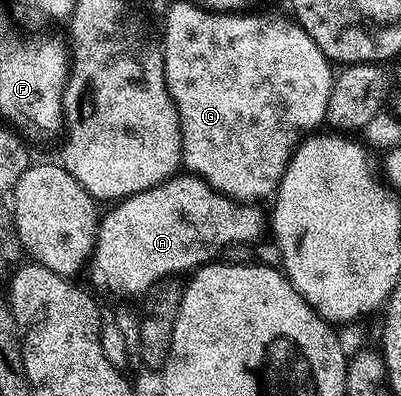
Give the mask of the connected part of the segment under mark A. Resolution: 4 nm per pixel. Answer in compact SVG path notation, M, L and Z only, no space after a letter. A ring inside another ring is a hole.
M177 174L164 180L150 190L142 190L126 196L108 213L101 215L96 230L96 247L90 261L92 276L104 288L112 292L129 292L139 297L147 293L160 280L175 277L176 272L191 273L209 263L215 254L223 253L232 244L252 244L260 235L265 235L266 220L256 216L255 207L240 202L229 202L207 180L195 174Z

